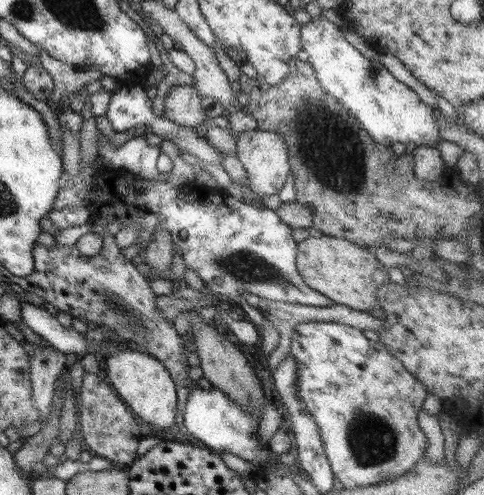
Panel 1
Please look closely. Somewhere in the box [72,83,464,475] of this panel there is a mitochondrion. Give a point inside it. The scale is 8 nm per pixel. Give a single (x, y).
(337, 163)

